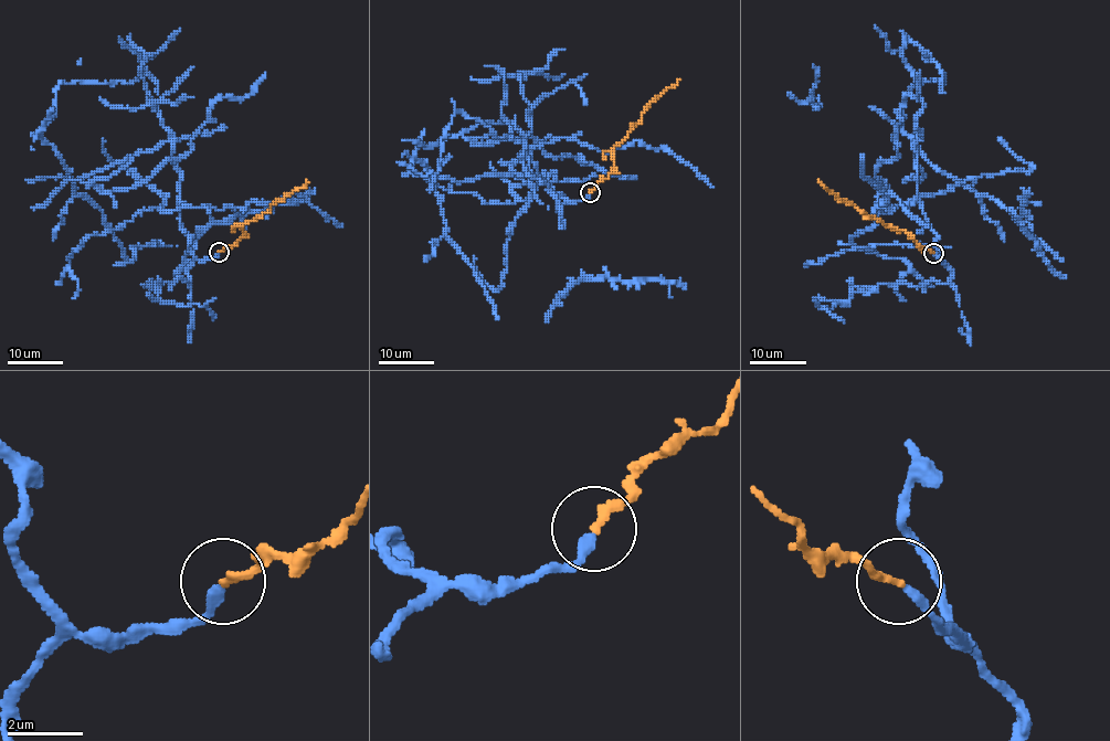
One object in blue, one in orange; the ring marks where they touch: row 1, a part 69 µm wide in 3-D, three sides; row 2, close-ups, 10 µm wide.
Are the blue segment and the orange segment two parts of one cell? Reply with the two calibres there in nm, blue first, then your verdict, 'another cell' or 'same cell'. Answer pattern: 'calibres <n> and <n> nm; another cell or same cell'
calibres 280 and 200 nm; same cell

